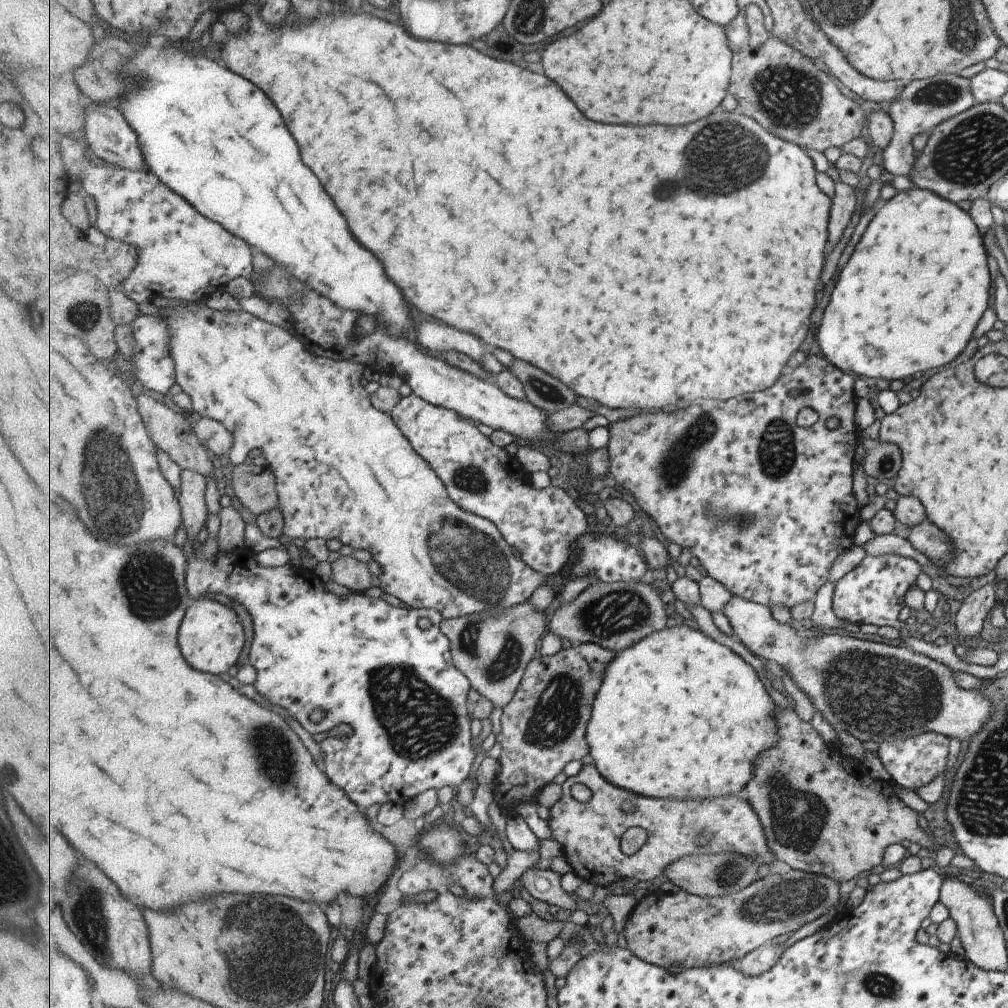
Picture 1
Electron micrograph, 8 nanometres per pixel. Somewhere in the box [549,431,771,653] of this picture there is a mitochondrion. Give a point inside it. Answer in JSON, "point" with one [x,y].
{"point":[610,615]}

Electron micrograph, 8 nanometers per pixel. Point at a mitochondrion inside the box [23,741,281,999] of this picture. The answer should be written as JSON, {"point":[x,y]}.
{"point":[87,913]}

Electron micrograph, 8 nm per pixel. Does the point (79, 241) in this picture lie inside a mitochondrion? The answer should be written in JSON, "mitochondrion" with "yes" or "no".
{"mitochondrion":"no"}

